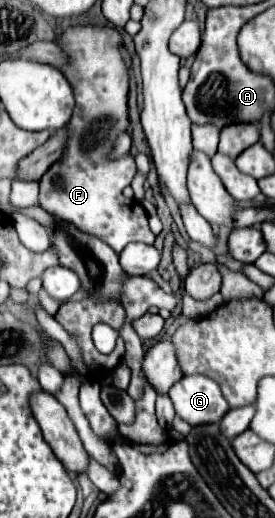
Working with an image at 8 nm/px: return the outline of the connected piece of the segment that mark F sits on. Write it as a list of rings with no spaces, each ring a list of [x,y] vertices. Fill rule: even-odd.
[[[70,26],[56,38],[56,44],[68,54],[68,66],[60,70],[74,90],[76,108],[66,126],[68,146],[62,158],[54,162],[40,180],[40,206],[54,218],[72,222],[78,230],[108,242],[116,254],[130,242],[154,244],[156,236],[148,226],[144,206],[122,194],[136,174],[134,156],[110,158],[116,138],[130,128],[130,76],[120,54],[122,36],[110,26]]]

